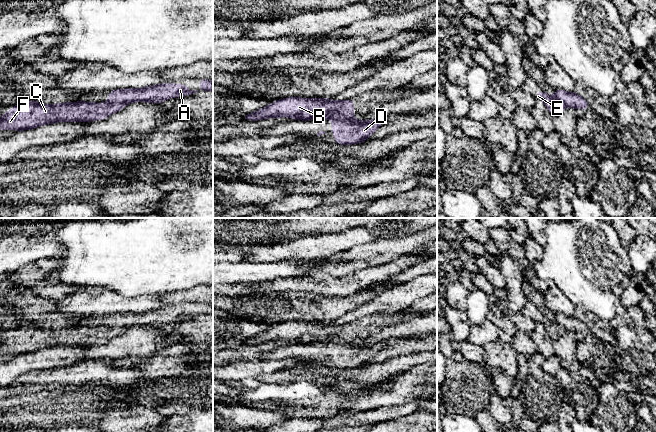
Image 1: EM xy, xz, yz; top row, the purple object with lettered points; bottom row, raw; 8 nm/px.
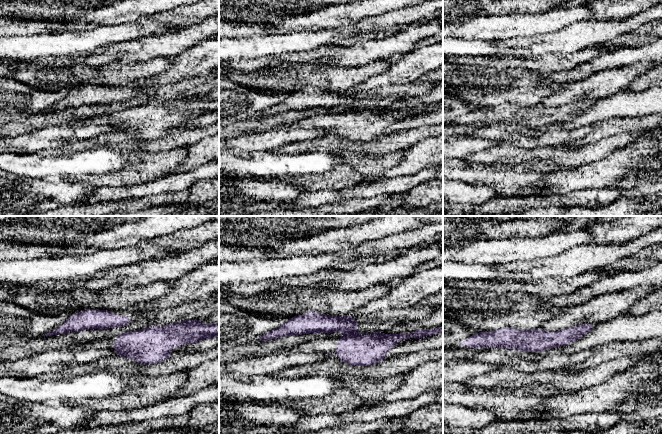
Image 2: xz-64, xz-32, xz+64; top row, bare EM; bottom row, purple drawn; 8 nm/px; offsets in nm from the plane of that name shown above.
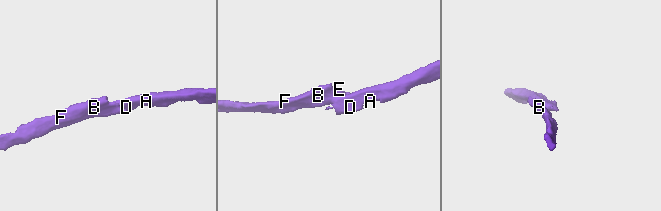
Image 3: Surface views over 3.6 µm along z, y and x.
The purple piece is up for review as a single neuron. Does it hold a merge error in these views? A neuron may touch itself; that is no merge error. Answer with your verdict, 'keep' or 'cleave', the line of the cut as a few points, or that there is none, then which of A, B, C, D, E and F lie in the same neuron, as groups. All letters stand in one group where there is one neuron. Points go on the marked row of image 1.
cleave | xz (352, 116), (333, 119) | A D / B C E F

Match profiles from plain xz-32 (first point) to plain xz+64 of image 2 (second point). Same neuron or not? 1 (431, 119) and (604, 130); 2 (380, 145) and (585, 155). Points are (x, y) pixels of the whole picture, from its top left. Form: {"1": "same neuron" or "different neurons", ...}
{"1": "same neuron", "2": "same neuron"}

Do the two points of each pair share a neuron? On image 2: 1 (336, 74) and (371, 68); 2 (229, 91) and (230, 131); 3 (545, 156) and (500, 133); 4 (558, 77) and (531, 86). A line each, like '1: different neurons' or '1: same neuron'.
1: same neuron
2: different neurons
3: different neurons
4: different neurons

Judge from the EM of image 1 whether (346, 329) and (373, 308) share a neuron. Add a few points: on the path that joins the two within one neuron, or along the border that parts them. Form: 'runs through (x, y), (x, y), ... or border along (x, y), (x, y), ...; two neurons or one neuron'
border along (385, 312), (364, 315), (340, 325); two neurons

